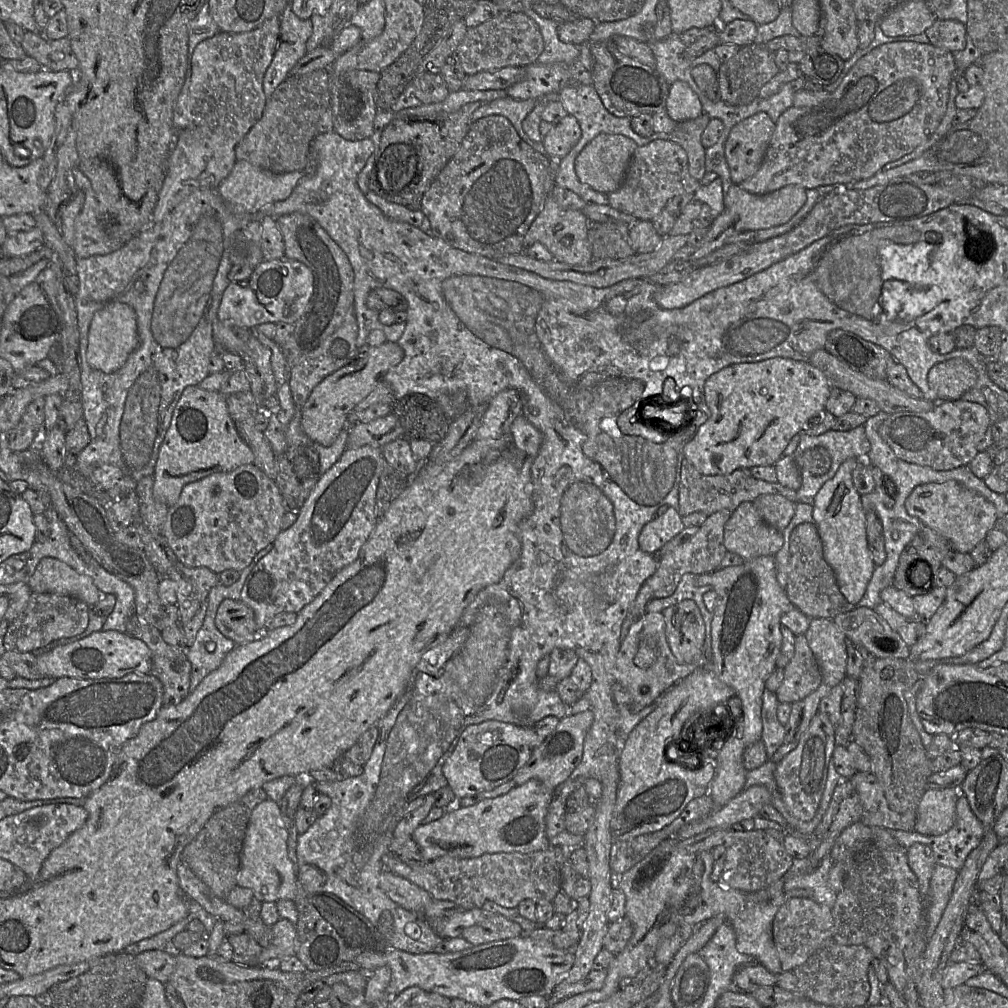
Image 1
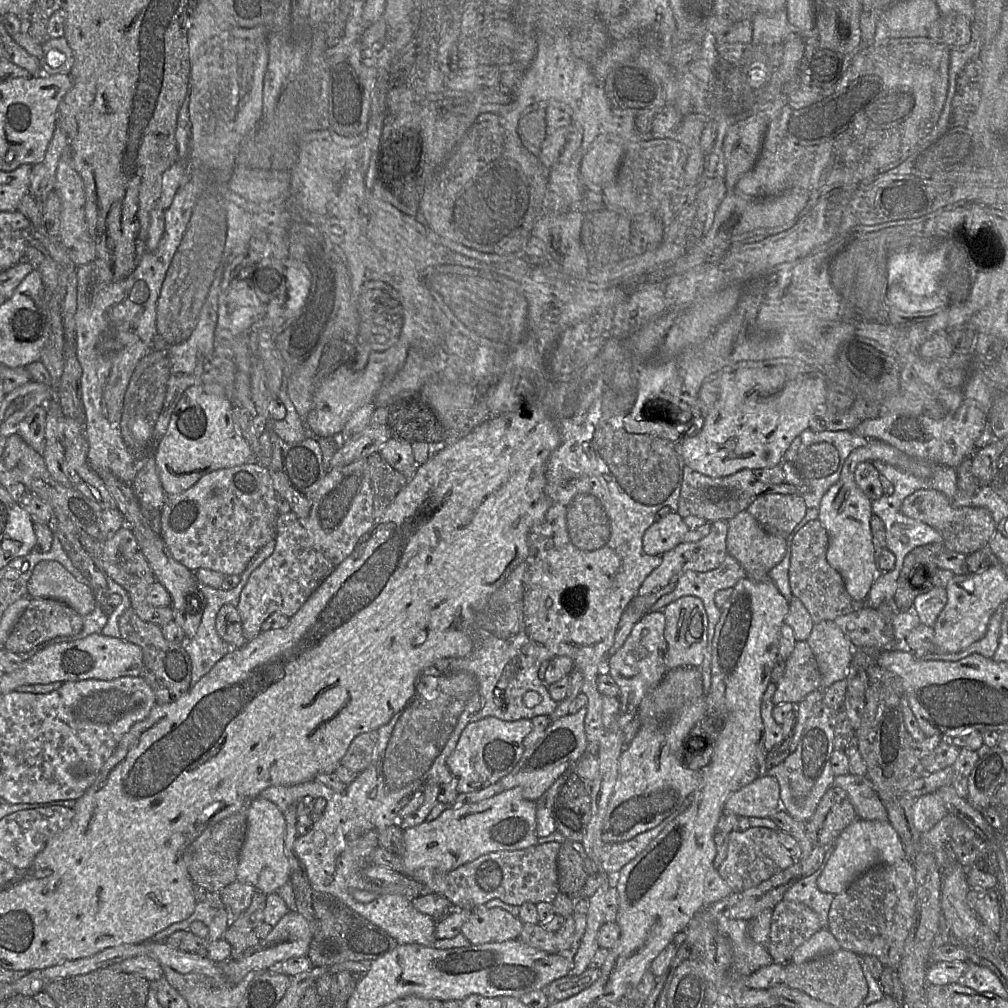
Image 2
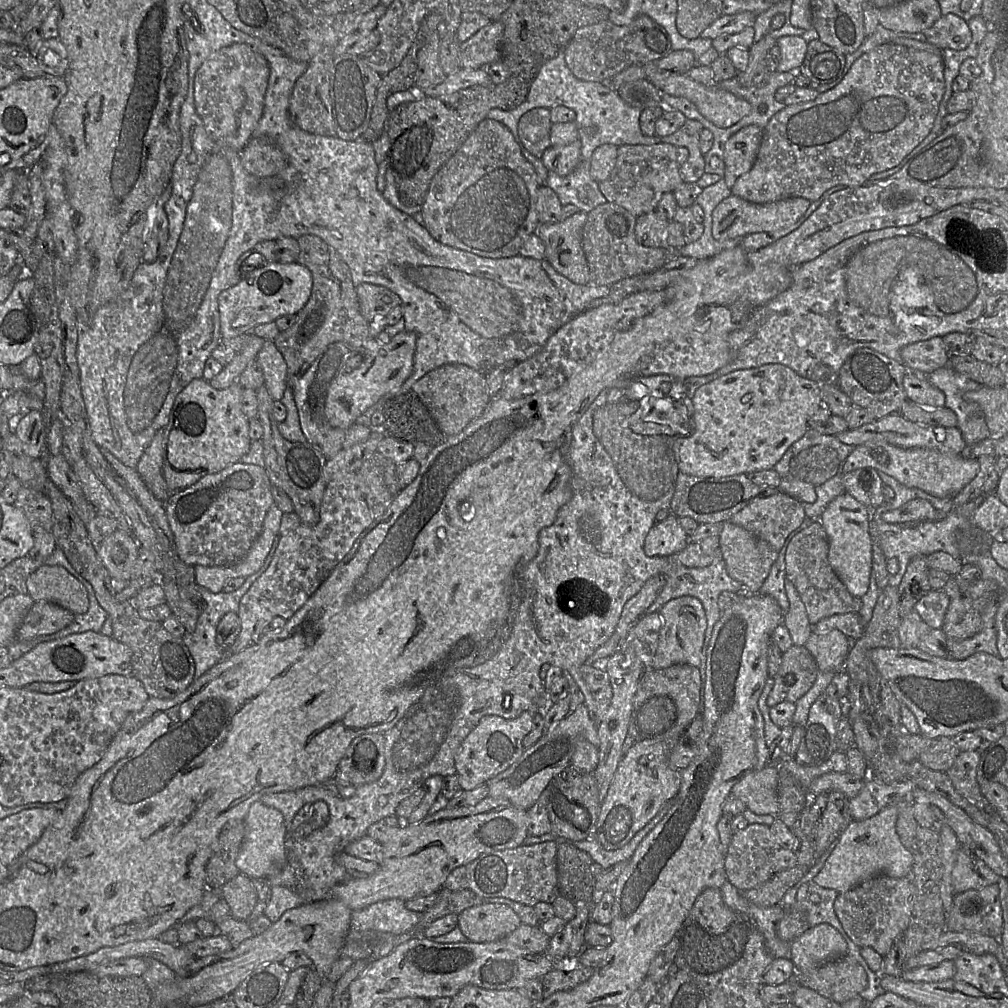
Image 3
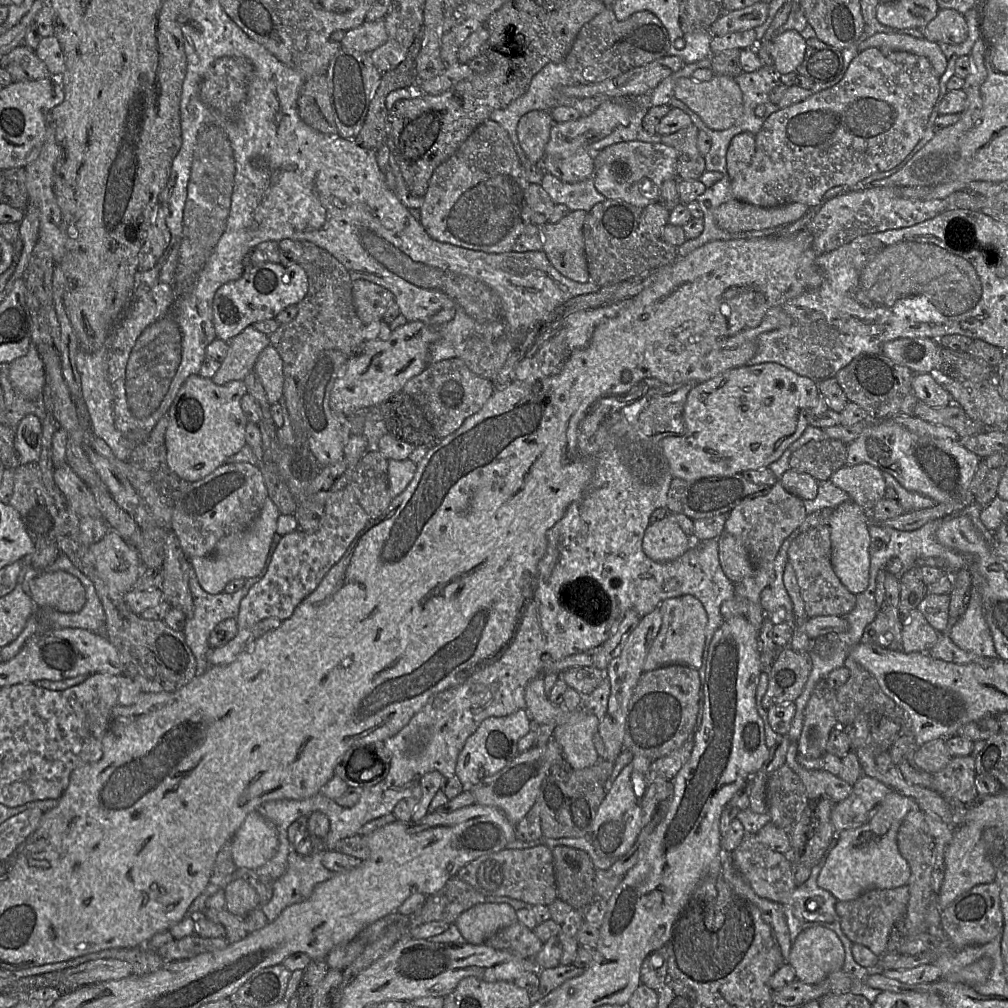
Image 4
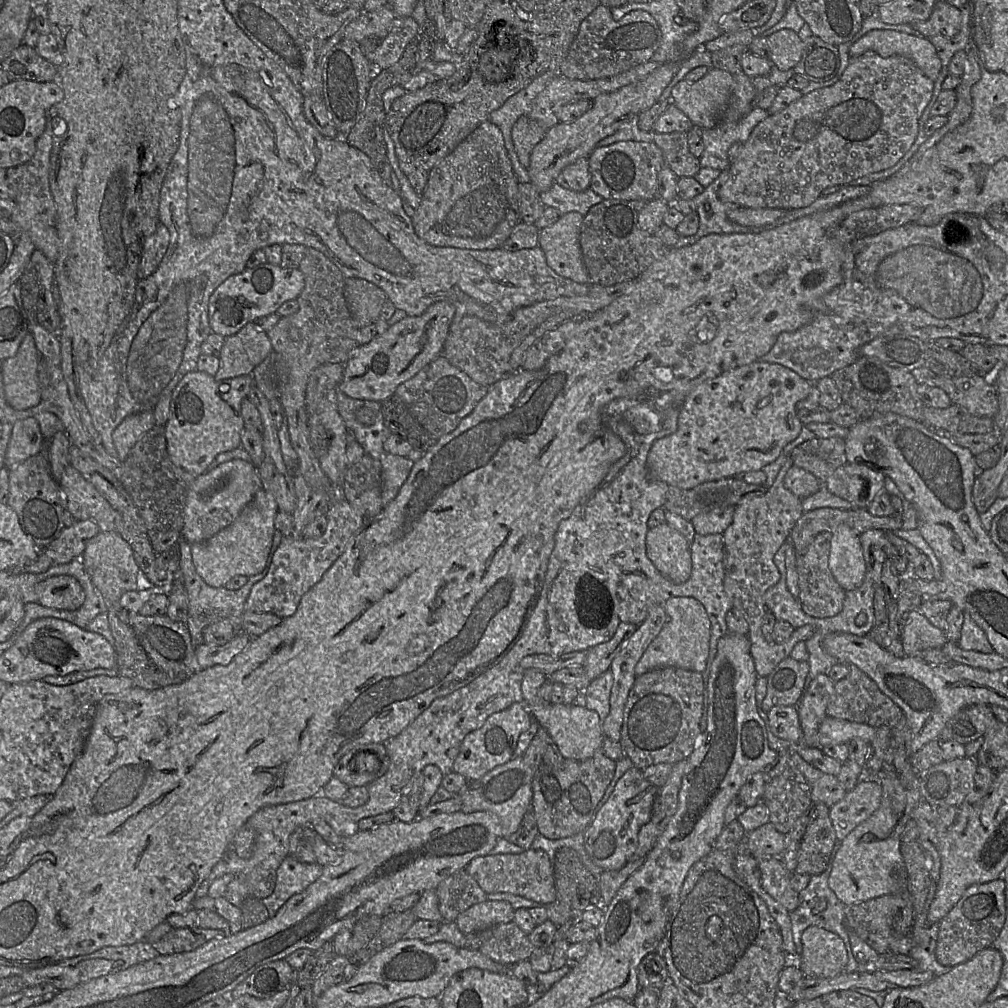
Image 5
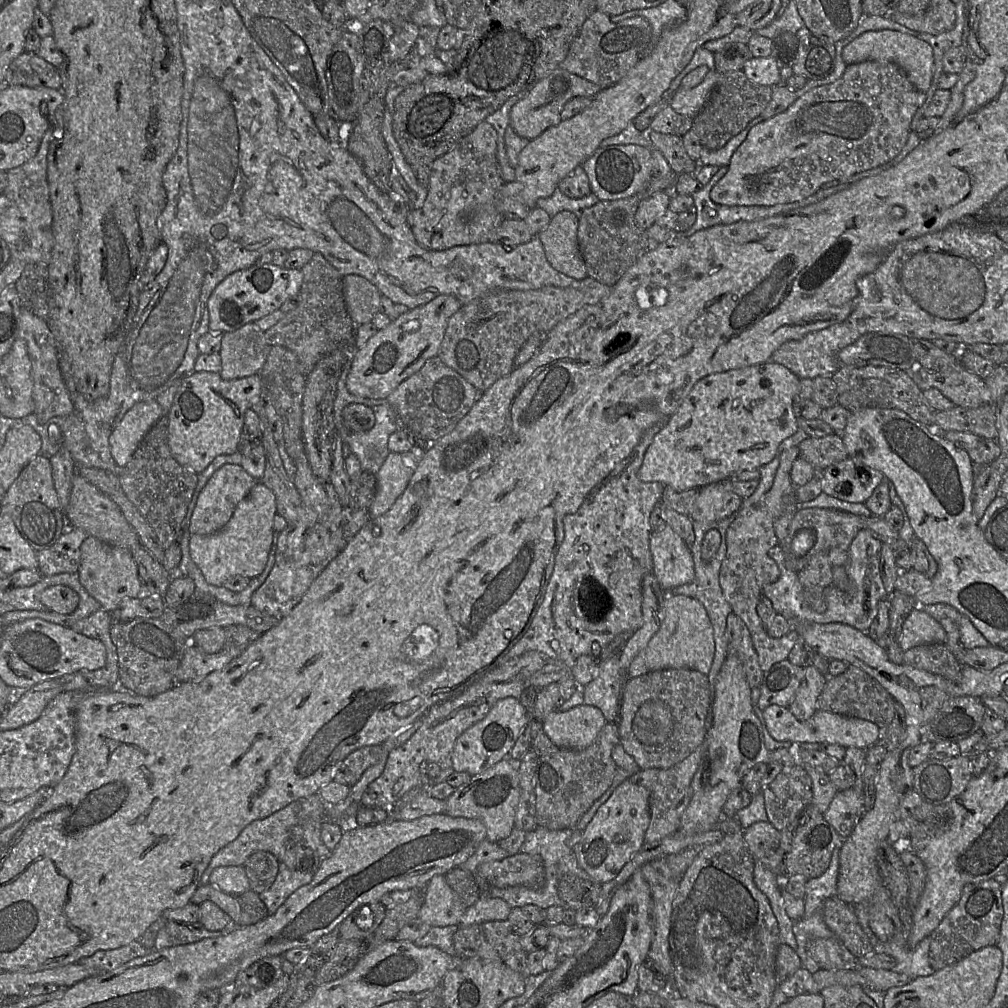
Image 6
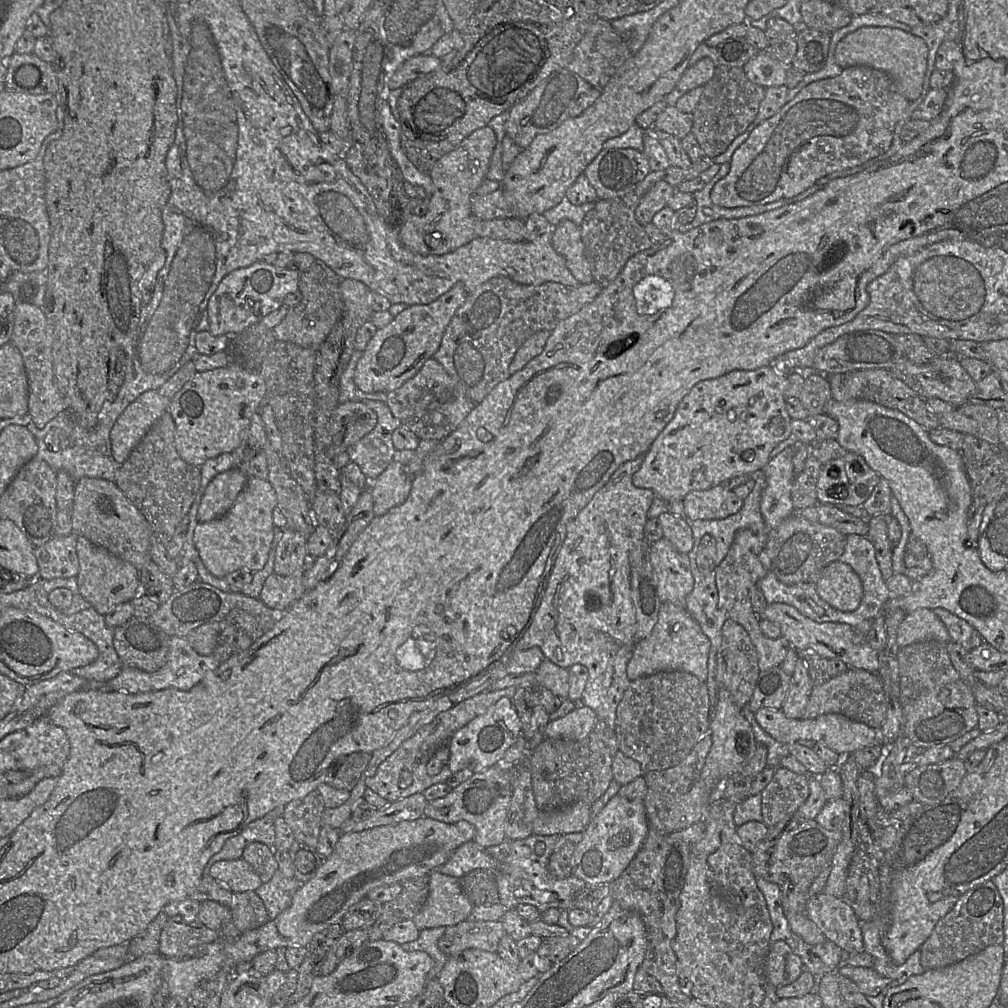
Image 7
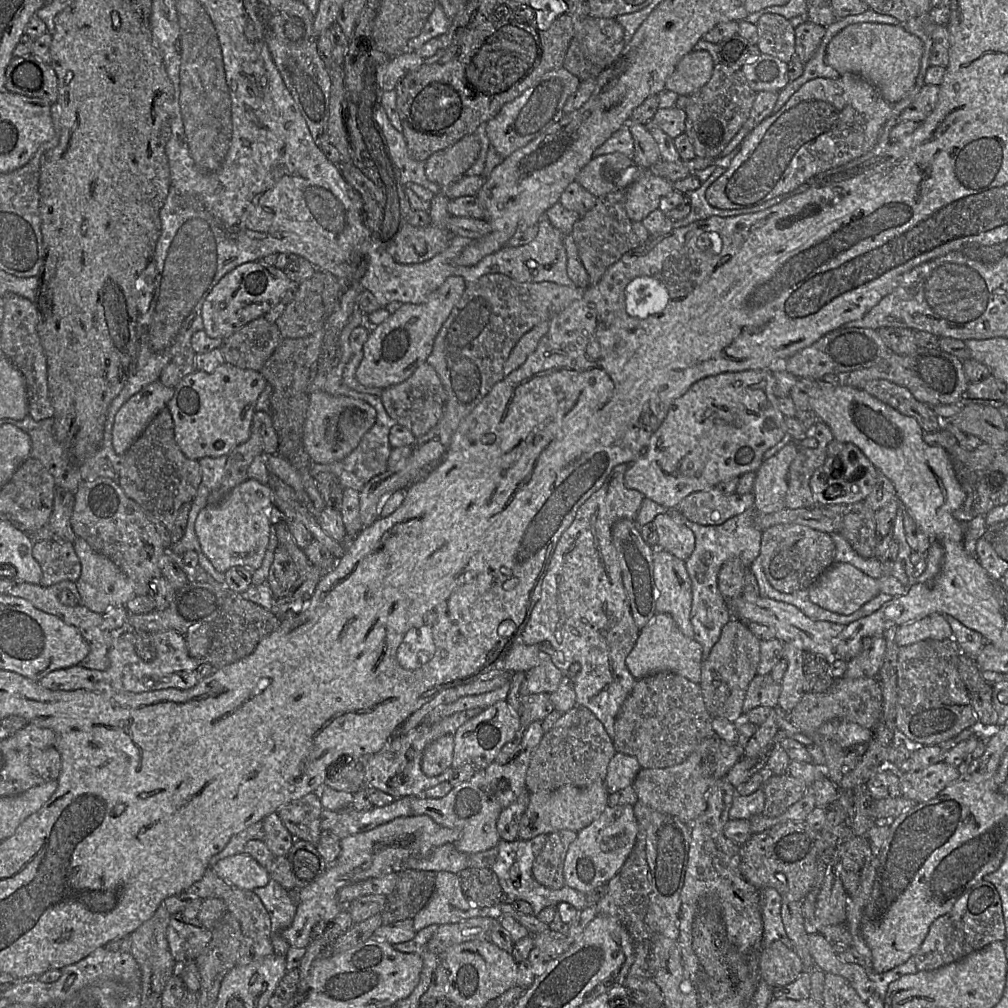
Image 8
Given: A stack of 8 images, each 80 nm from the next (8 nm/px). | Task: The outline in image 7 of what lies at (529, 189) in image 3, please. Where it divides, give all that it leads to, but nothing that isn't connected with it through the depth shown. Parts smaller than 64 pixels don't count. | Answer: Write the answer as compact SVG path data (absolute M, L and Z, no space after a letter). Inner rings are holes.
M488 126L481 127L467 136L458 147L434 163L428 173L433 182L434 190L426 214L423 216L408 215L400 228L399 240L405 248L423 256L444 255L477 237L475 225L477 221L483 220L477 218L472 212L472 197L487 176L495 146L496 134L494 131Z

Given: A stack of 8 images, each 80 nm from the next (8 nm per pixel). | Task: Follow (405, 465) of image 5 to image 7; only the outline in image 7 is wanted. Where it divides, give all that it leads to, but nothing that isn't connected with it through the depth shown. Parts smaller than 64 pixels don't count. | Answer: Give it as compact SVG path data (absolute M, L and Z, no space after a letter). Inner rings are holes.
M395 460L375 480L370 480L368 488L372 493L375 516L382 516L391 508L404 503L412 480L413 477L406 472L406 467Z

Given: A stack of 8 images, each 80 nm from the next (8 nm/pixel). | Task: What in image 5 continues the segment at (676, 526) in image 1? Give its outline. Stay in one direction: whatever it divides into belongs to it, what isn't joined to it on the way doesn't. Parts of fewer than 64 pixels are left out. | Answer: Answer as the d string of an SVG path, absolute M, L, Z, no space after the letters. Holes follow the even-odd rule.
M667 522L650 528L646 535L647 557L662 575L677 584L686 582L691 575L690 545Z

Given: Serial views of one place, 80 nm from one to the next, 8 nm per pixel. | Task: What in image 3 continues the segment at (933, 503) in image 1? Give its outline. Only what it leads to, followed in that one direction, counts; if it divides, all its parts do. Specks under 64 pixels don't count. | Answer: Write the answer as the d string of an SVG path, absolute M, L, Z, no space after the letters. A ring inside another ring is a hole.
M916 498L897 509L884 512L881 518L887 523L920 523L939 520L948 514L934 508L927 500Z

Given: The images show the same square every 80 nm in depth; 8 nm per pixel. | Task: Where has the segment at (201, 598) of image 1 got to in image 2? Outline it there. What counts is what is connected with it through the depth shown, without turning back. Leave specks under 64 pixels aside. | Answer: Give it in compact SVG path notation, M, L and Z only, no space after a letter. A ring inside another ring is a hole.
M153 531L152 537L134 533L139 550L145 556L153 574L169 592L174 610L186 610L188 596L202 596L195 573L176 561L160 534Z

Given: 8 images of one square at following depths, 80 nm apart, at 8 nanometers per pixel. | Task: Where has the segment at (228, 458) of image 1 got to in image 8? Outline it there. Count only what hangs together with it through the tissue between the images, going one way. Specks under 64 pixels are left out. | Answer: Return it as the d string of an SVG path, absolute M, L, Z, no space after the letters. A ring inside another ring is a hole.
M226 362L212 372L194 371L184 377L174 388L174 394L167 403L174 423L175 442L182 453L196 461L205 457L228 456L235 447L247 441L257 400L266 386L267 382L259 371L241 369Z

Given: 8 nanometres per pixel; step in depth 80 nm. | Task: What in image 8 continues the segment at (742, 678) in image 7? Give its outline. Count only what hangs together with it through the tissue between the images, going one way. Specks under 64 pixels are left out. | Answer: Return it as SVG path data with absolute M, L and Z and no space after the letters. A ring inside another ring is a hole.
M733 618L723 626L719 640L708 658L702 662L699 684L706 708L712 717L722 717L731 722L742 720L746 692L757 675L760 662L760 641L747 623L738 618Z

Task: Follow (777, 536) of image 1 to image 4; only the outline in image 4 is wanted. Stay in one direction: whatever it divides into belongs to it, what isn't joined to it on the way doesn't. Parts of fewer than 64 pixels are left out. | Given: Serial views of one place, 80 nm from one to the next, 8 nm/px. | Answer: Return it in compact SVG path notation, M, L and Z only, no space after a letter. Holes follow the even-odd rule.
M723 532L718 537L718 543L720 564L731 582L741 582L752 574L753 564L747 550L738 539Z

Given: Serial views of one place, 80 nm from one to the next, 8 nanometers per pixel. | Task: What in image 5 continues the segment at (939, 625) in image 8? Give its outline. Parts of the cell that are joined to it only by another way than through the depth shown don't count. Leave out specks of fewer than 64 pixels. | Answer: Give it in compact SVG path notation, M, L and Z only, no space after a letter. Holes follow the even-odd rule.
M917 609L909 613L901 629L901 642L904 654L912 655L922 650L941 648L947 639L945 633L932 625Z

